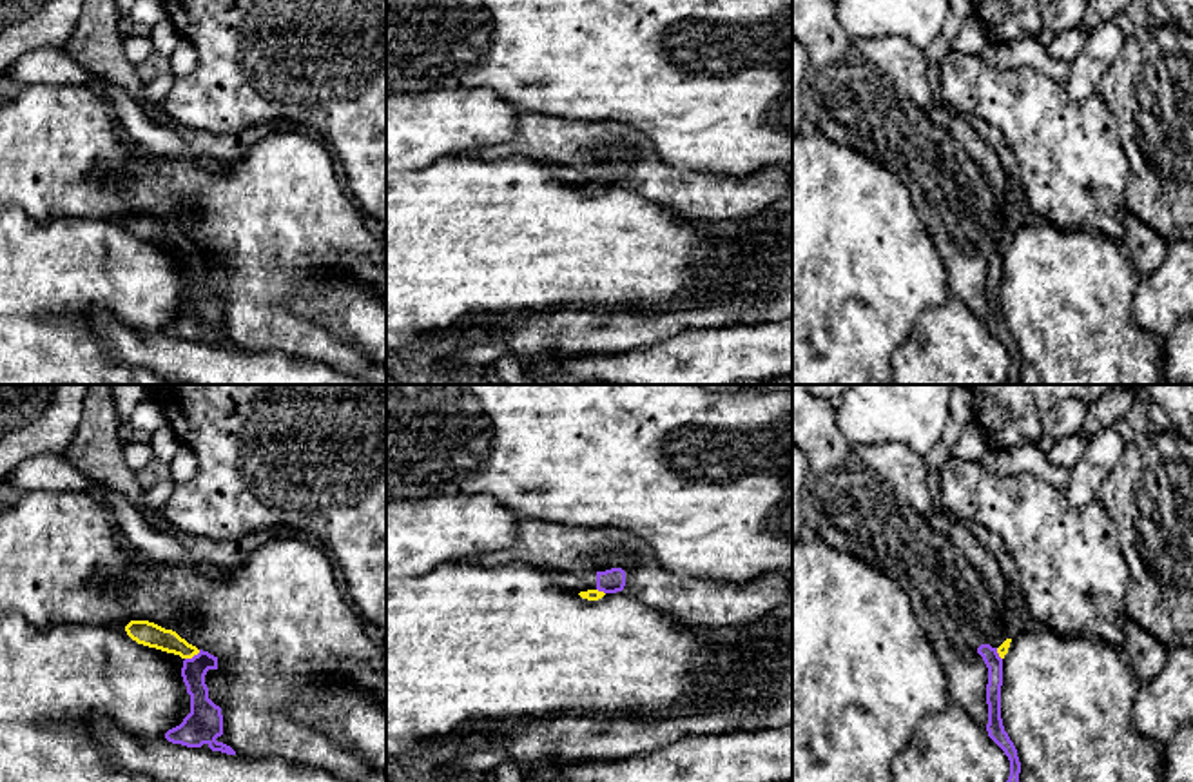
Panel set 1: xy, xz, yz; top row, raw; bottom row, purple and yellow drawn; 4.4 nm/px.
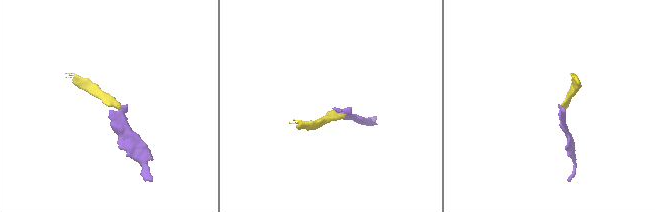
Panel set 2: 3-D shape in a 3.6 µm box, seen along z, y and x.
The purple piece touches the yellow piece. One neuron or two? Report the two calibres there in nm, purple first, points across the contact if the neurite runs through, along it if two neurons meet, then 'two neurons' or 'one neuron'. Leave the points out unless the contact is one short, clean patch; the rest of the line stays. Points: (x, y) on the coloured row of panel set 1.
110/110 nm | across xy (203, 710), (194, 683), (194, 655), (144, 632) | one neuron

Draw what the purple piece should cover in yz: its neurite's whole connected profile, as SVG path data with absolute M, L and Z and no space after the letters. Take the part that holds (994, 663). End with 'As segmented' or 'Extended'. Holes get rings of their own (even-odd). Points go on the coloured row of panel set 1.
M1006 639L999 648L990 644L981 644L977 653L983 657L988 668L988 684L986 684L986 704L988 704L988 737L1004 751L1010 760L1010 777L1006 782L1019 782L1021 762L1017 749L1004 731L1001 718L1001 686L1003 686L1003 659L1008 653L1012 639Z. Extended

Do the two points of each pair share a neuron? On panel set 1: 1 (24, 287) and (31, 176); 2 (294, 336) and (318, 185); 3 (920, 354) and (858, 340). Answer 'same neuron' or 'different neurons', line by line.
1: different neurons
2: same neuron
3: different neurons

